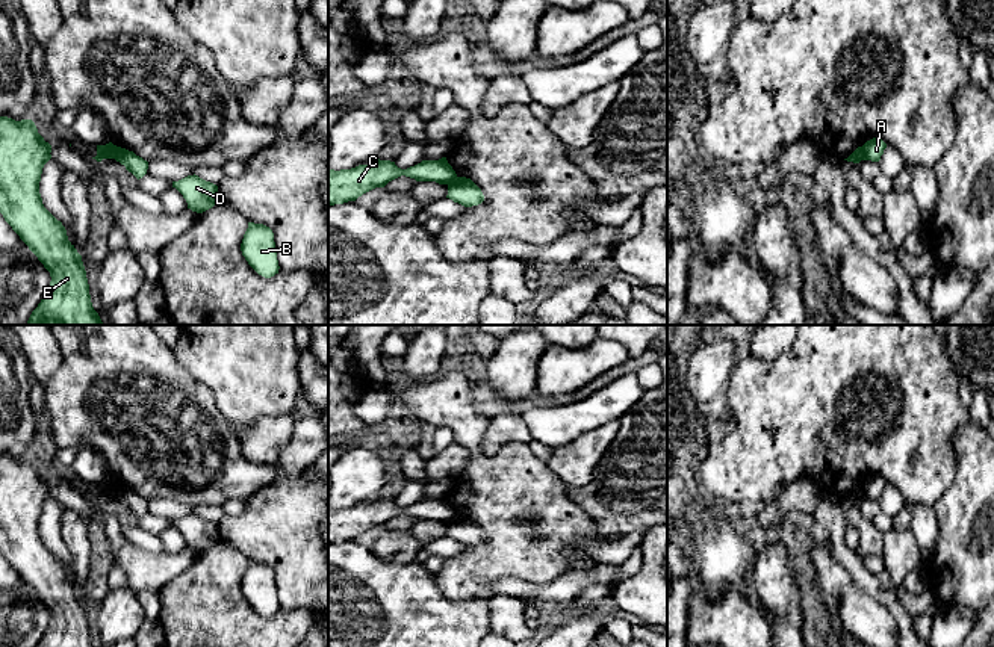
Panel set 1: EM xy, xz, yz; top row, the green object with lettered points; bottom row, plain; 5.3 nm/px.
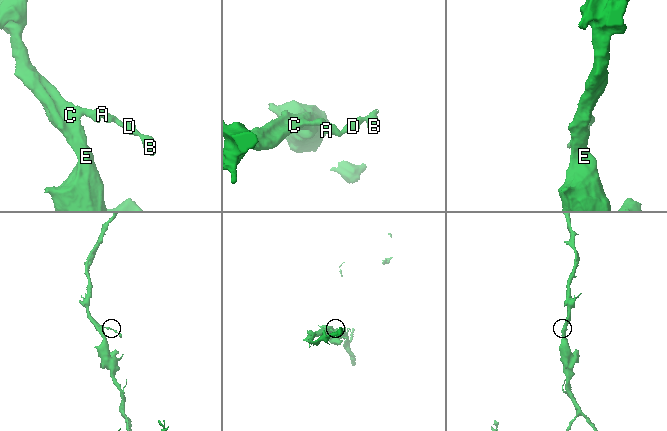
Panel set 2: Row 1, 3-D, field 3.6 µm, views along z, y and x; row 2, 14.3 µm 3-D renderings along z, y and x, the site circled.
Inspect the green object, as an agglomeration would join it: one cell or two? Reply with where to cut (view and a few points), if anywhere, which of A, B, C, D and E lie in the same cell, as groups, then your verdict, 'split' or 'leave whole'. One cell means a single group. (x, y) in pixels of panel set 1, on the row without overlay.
xy (114, 484), (115, 496) | A B D / C E | split

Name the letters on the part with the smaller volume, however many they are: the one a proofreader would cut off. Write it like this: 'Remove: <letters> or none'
Remove: A, B, D

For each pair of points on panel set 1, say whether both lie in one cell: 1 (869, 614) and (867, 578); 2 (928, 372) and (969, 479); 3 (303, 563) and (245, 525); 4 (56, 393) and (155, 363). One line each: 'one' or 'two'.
1: two
2: two
3: one
4: one

